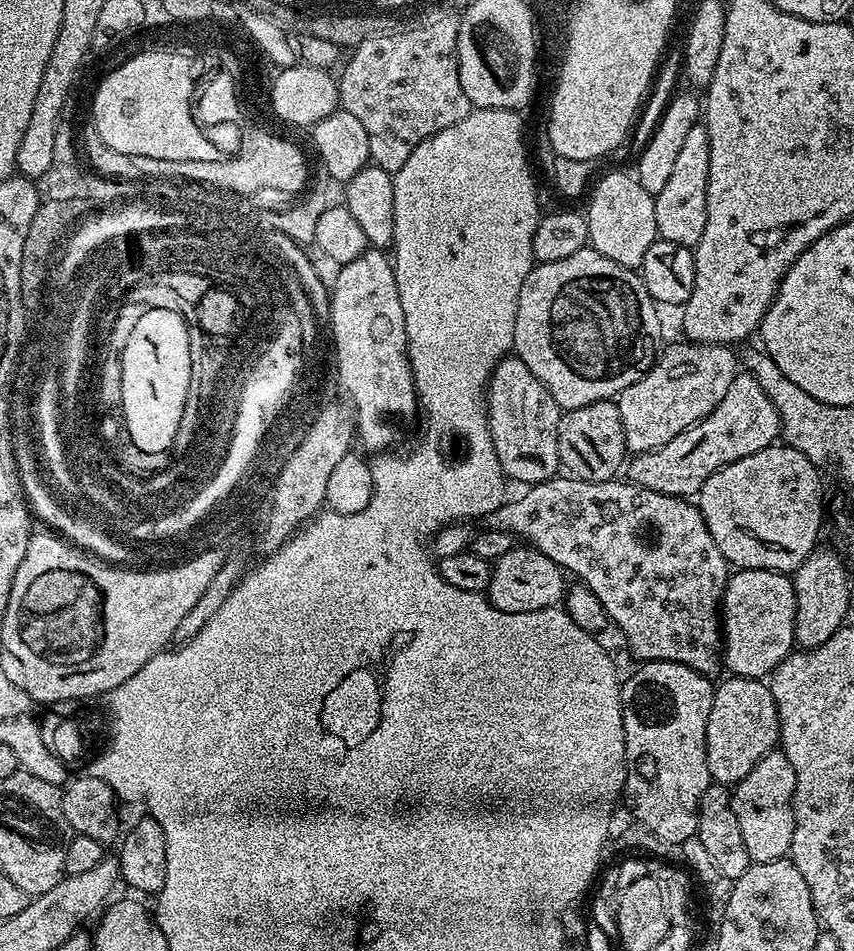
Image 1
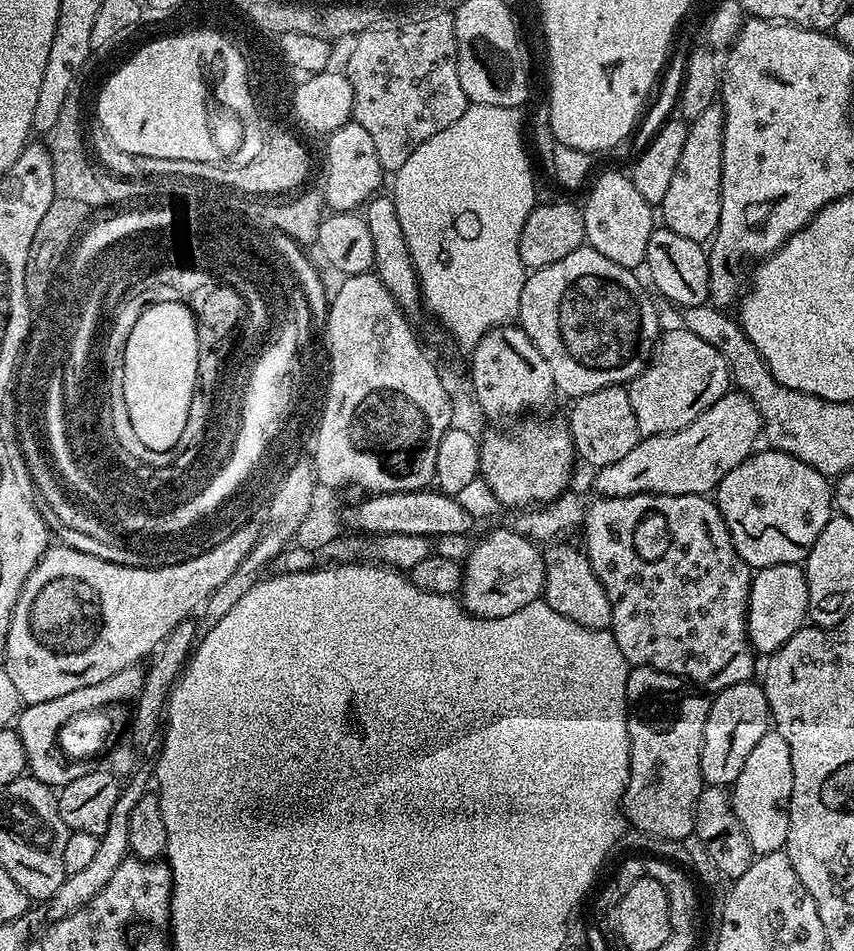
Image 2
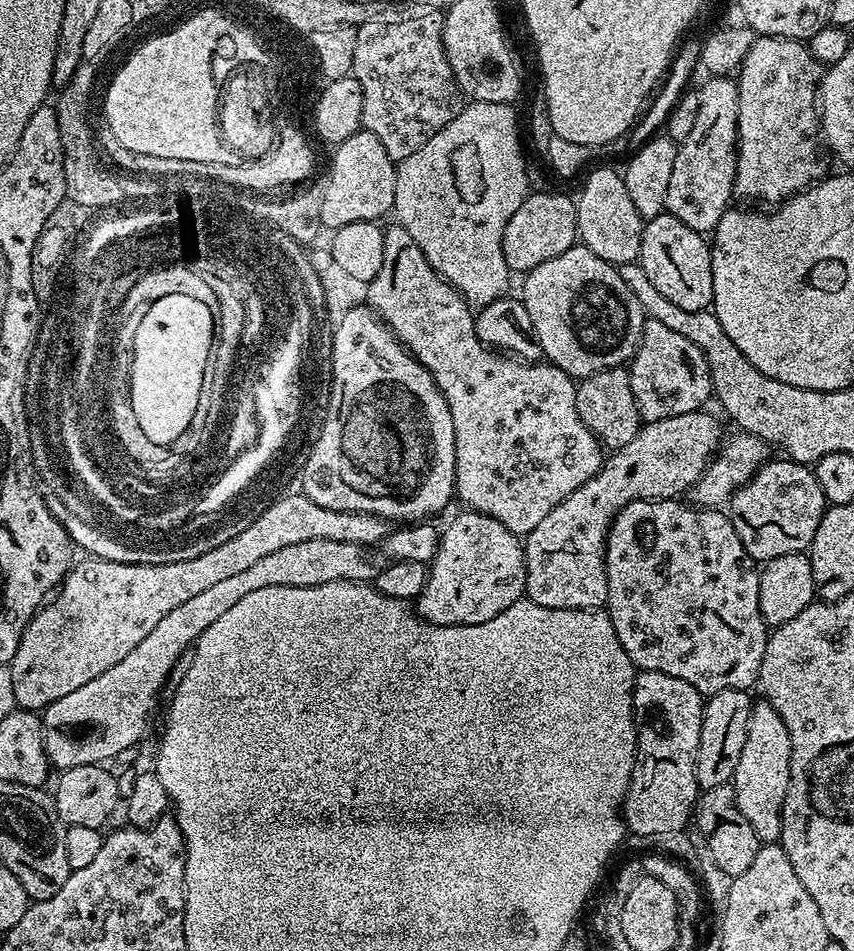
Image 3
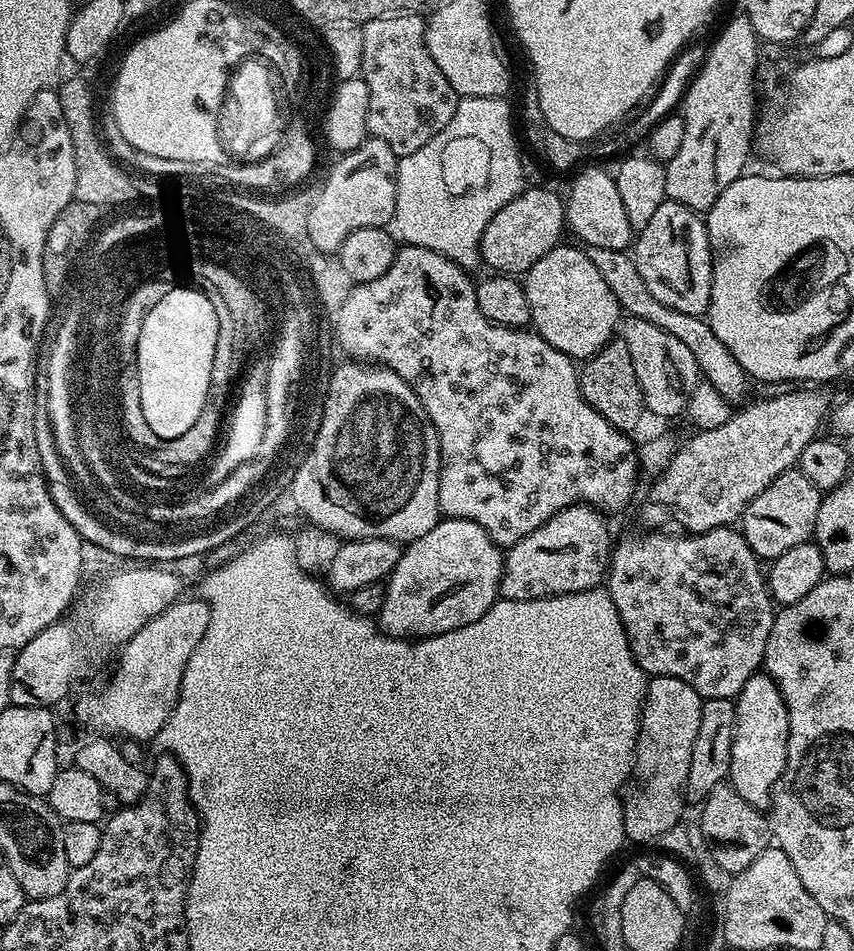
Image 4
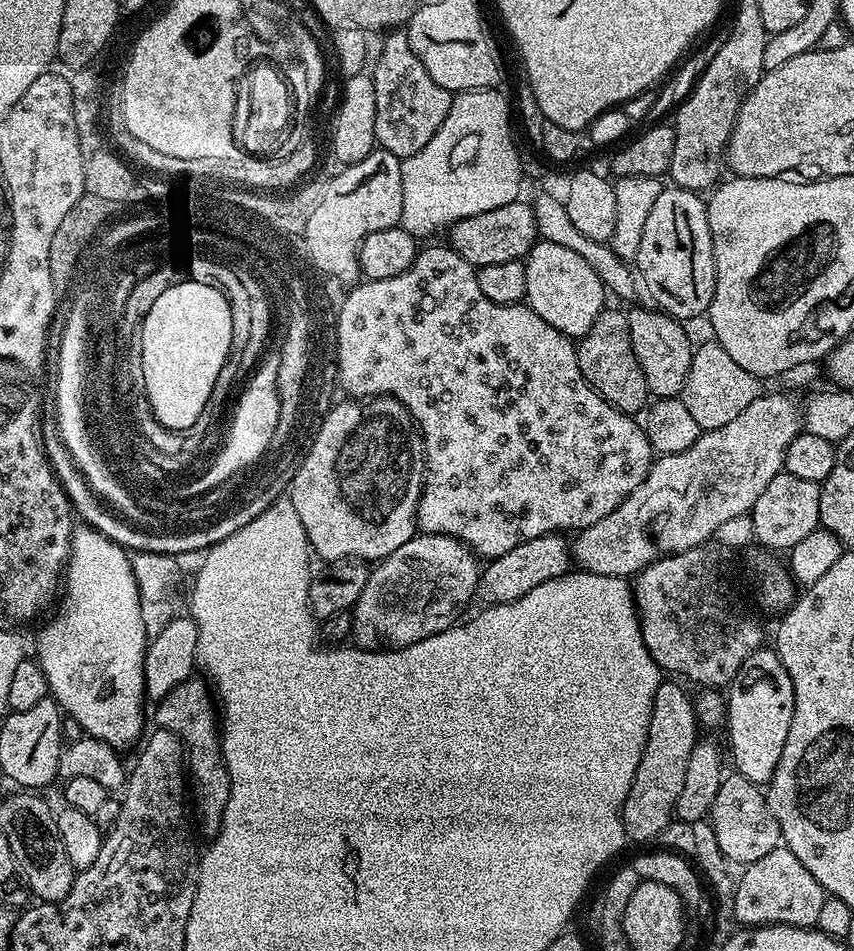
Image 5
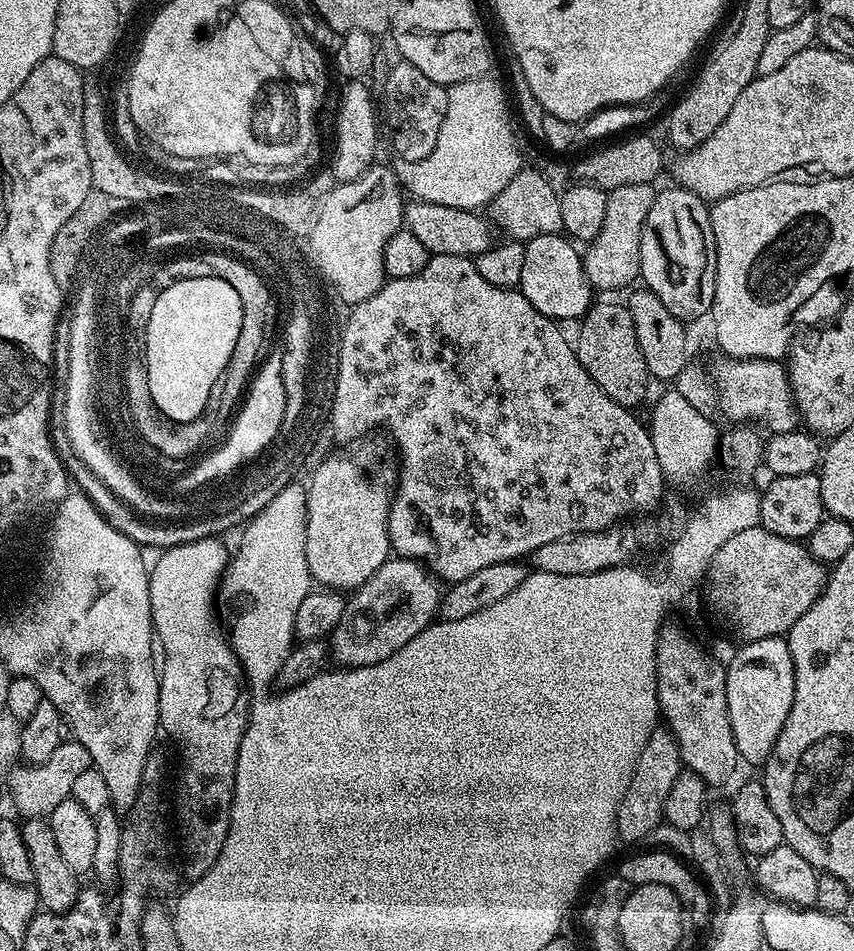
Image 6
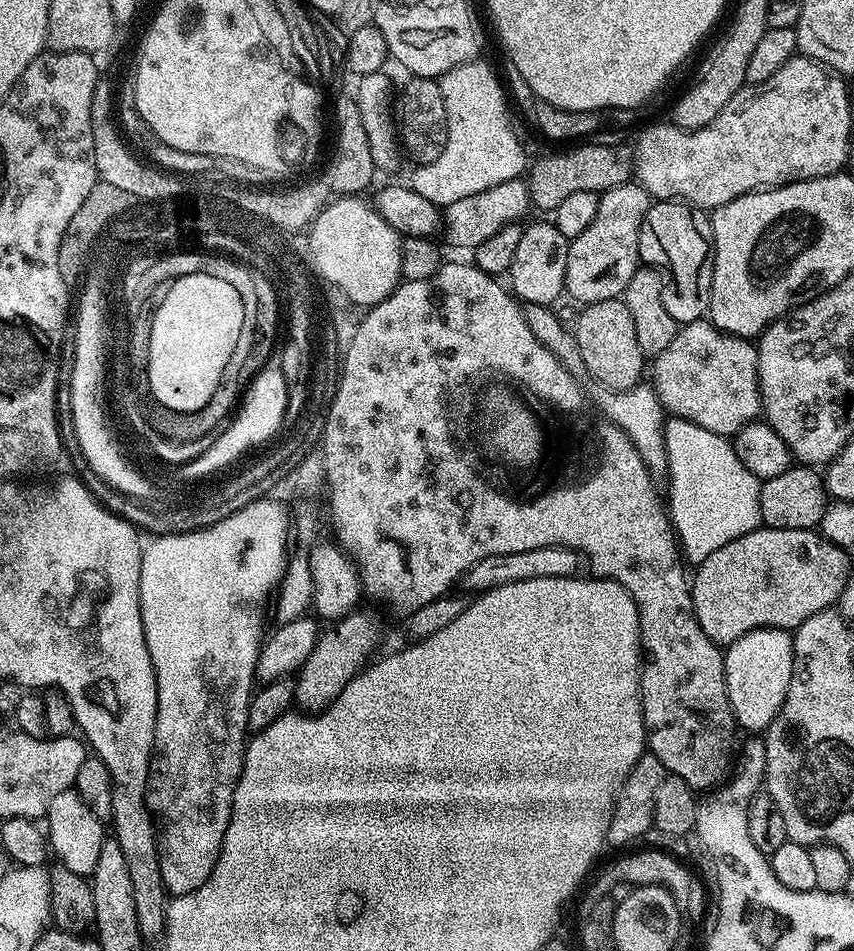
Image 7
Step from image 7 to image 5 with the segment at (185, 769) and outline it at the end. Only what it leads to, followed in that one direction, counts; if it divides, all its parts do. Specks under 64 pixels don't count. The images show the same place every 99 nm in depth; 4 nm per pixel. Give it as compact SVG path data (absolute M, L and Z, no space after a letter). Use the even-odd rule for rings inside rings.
M196 679L183 680L169 696L165 696L155 705L155 723L159 727L170 730L184 743L187 749L186 764L190 769L191 779L192 776L196 779L194 816L195 819L196 816L200 819L200 828L208 835L208 838L214 838L220 832L220 823L226 810L226 802L229 798L229 778L224 765L224 754L220 750L218 708L210 695L209 685L207 683L204 685L202 681Z

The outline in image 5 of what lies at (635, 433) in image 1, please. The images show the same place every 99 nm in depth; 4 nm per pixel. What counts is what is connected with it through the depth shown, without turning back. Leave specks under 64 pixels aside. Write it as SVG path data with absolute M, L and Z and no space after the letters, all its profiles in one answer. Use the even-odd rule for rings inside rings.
M655 307L627 309L630 322L630 342L634 342L634 354L642 374L646 374L646 386L653 397L679 397L690 370L693 342L688 341L688 332L676 317Z

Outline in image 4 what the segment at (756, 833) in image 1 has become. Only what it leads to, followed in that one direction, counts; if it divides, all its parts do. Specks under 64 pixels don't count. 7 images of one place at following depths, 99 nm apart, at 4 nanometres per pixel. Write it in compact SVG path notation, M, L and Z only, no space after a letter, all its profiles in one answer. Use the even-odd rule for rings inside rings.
M761 670L755 672L734 697L736 729L732 761L728 775L730 783L750 806L767 809L772 802L772 791L786 766L788 757L788 711L786 702L774 682L774 678Z

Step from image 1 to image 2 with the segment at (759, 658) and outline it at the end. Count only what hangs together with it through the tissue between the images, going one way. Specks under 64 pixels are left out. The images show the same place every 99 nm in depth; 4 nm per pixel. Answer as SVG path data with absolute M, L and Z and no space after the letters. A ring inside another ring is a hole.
M779 564L753 575L748 595L748 641L757 653L777 652L808 620L808 587L800 564Z

